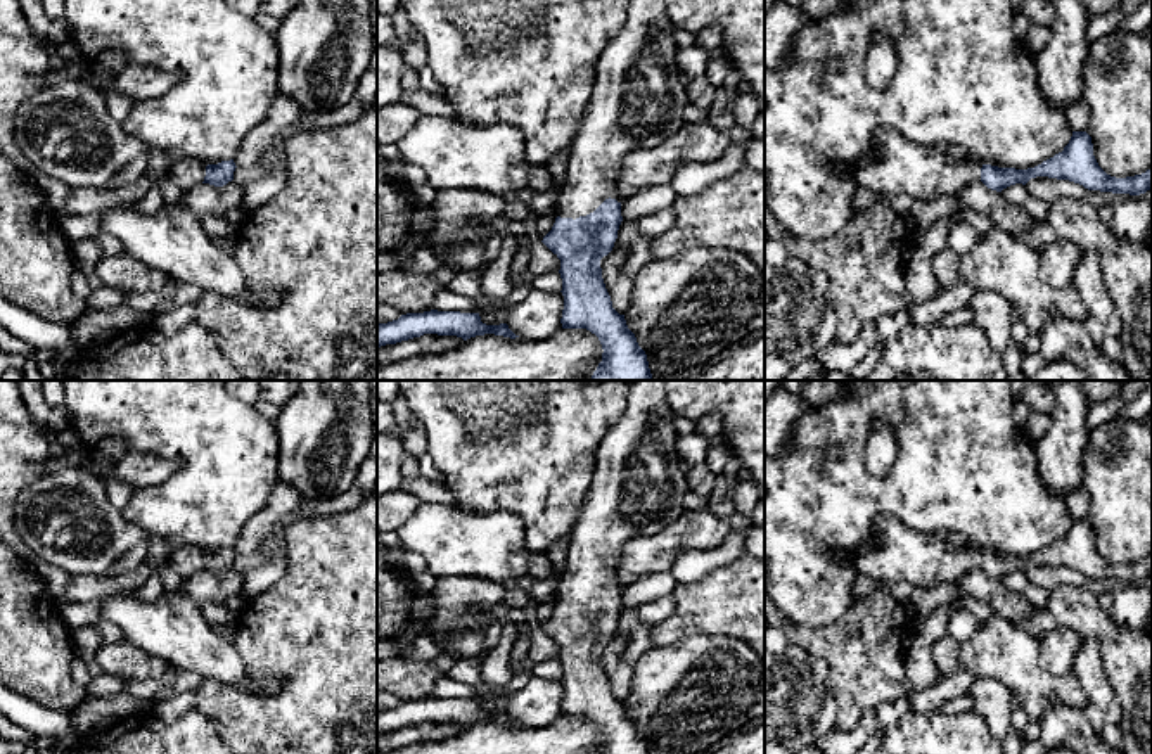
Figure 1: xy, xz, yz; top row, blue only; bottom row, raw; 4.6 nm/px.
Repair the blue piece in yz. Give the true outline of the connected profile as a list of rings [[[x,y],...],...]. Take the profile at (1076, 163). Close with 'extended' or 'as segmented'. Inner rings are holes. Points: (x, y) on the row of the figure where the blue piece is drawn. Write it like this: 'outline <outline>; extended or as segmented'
outline [[[877,130],[874,144],[880,154],[874,161],[853,166],[856,188],[868,188],[887,197],[912,195],[915,201],[932,201],[955,195],[965,185],[981,180],[988,188],[1003,188],[1031,178],[1048,176],[1069,180],[1088,190],[1140,195],[1152,188],[1152,168],[1142,175],[1116,178],[1107,175],[1093,156],[1091,137],[1072,131],[1062,152],[1027,169],[982,164],[974,157],[955,159],[936,145],[917,145],[894,130]]]; extended

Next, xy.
outline [[[187,157],[173,163],[168,176],[183,190],[189,190],[199,183],[223,187],[234,180],[235,168],[237,166],[234,159],[221,161],[218,164],[208,164],[204,161]]]; extended

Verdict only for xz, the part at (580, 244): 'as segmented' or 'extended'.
extended

